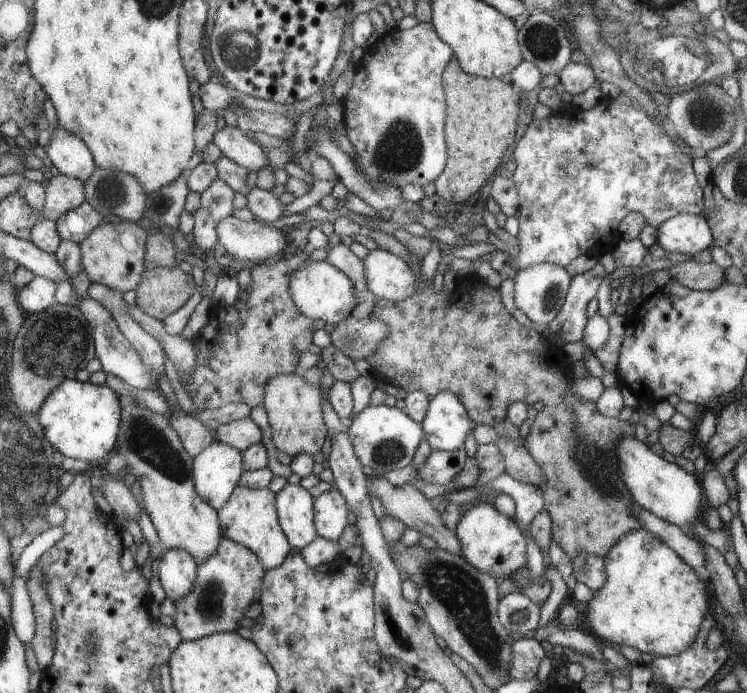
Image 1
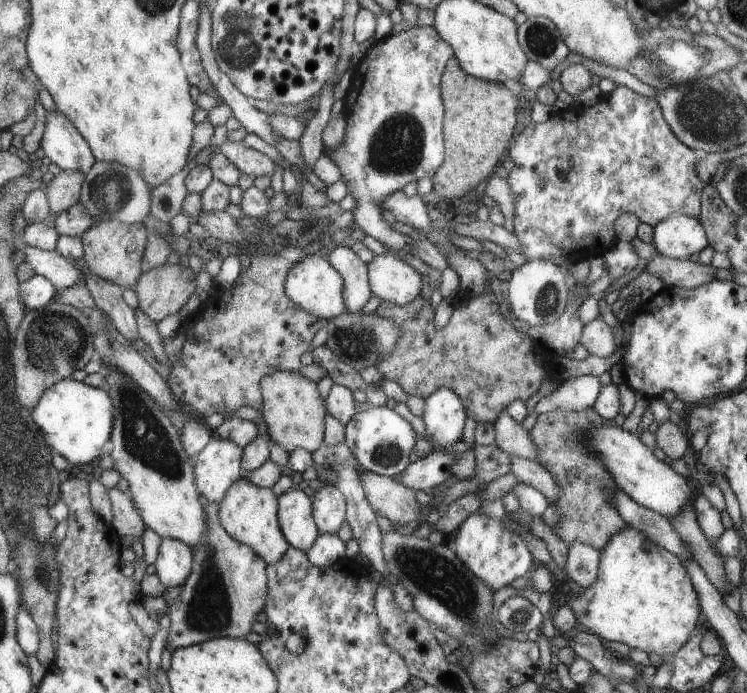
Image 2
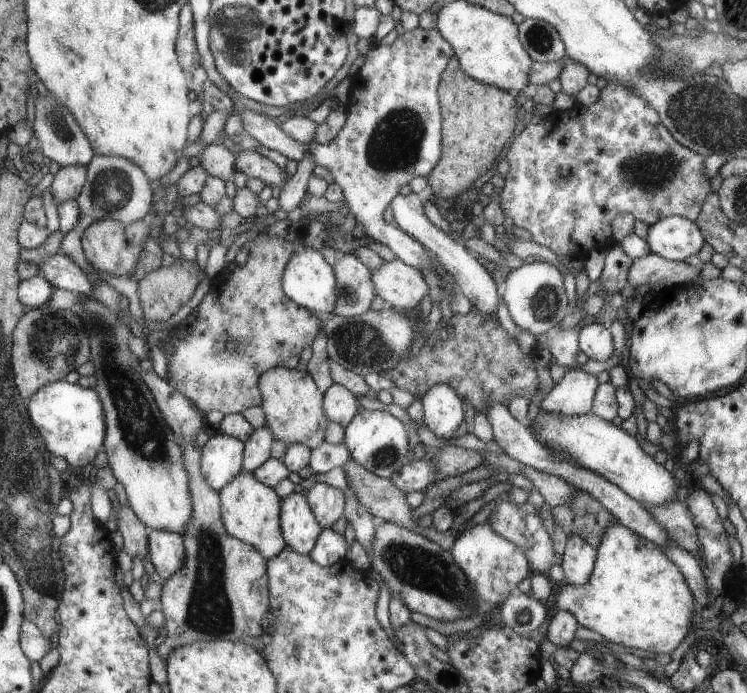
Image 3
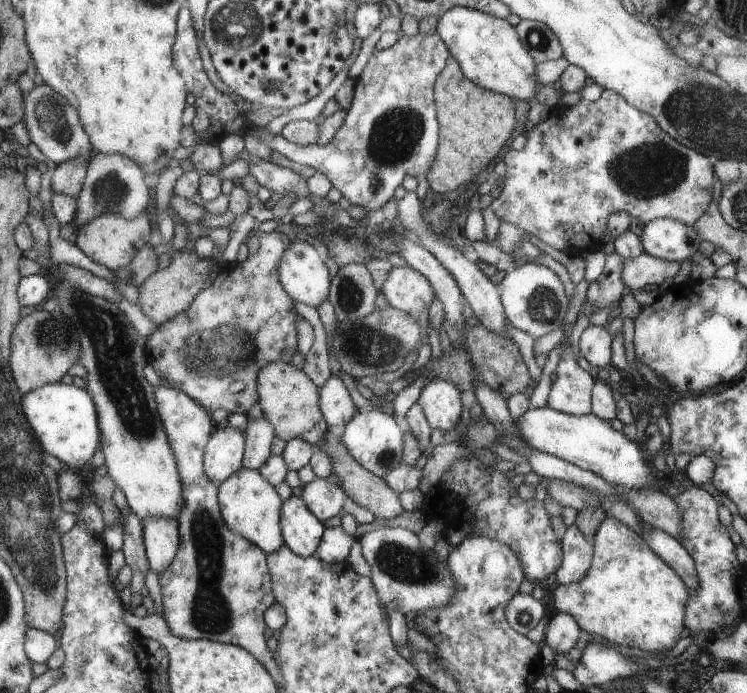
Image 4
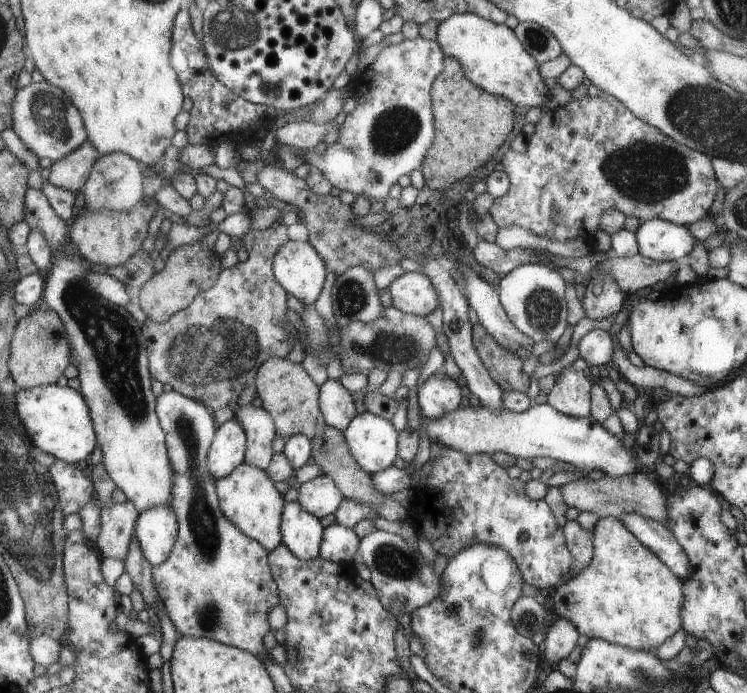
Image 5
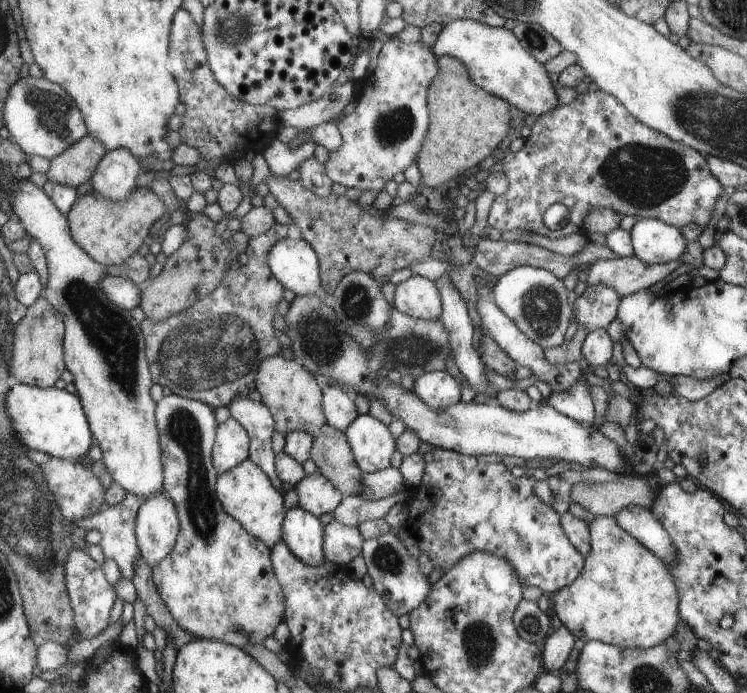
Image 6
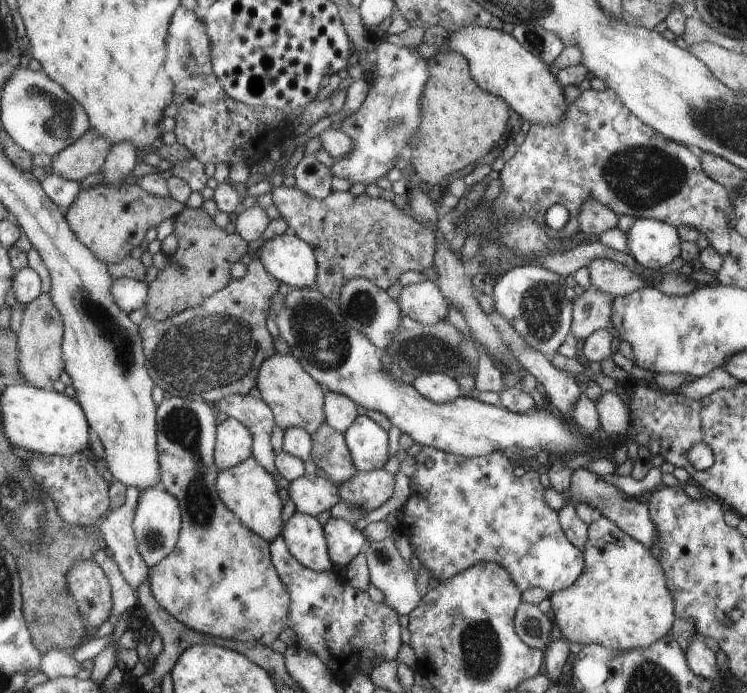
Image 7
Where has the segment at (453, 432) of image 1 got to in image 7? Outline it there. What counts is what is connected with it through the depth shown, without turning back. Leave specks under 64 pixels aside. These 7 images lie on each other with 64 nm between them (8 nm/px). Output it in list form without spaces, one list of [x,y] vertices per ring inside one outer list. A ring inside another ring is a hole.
[[[425,373],[419,374],[413,380],[413,388],[427,398],[427,400],[434,402],[434,404],[447,404],[459,397],[459,386],[453,378],[440,373]]]

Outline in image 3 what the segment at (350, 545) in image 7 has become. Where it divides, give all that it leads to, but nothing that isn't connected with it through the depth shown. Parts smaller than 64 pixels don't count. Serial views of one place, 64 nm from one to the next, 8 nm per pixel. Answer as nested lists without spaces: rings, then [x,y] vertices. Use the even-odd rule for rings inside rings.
[[[327,527],[318,536],[309,556],[318,565],[328,567],[344,558],[348,545],[348,540],[344,535]]]

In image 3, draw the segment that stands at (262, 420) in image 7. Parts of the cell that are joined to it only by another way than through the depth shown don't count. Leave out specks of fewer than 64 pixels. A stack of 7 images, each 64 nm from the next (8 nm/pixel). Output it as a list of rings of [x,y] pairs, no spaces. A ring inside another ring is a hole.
[[[267,425],[253,429],[247,437],[245,450],[242,452],[242,470],[252,472],[269,459],[269,447],[273,442],[273,434]]]

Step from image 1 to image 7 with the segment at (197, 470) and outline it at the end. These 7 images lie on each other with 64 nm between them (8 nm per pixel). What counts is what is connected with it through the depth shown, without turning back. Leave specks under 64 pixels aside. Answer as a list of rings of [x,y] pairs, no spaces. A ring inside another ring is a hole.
[[[228,417],[218,427],[214,460],[218,472],[243,463],[251,455],[253,437],[235,418]]]

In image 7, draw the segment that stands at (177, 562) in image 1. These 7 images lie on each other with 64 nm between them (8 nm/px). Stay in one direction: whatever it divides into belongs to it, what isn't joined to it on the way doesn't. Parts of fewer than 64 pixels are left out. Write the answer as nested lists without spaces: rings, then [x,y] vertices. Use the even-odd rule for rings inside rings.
[[[159,484],[147,488],[138,496],[135,516],[133,516],[133,535],[136,541],[137,552],[144,564],[151,568],[174,551],[178,541],[178,533],[181,531],[182,516],[178,501],[169,492],[166,492]]]

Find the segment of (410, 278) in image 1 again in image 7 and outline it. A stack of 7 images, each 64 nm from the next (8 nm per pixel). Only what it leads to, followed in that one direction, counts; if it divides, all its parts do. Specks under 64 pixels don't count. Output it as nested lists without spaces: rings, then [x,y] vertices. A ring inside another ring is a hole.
[[[431,280],[403,286],[395,302],[400,315],[421,324],[437,324],[447,316],[447,300]]]

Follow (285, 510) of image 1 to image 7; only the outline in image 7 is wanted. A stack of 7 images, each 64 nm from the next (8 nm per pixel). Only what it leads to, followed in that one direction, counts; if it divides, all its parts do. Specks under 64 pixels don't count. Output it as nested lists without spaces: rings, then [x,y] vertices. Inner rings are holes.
[[[295,511],[283,523],[280,534],[290,550],[291,556],[314,572],[331,570],[331,560],[327,552],[325,530],[313,518]]]

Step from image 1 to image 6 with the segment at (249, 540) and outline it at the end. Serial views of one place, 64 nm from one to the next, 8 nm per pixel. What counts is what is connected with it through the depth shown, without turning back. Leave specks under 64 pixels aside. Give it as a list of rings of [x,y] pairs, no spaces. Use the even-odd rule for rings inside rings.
[[[243,459],[241,463],[230,468],[229,472],[218,474],[215,492],[221,500],[224,511],[238,520],[251,536],[267,544],[267,548],[273,547],[281,539],[281,520],[284,519],[285,512],[281,504],[281,494],[273,488],[269,478],[255,463]]]

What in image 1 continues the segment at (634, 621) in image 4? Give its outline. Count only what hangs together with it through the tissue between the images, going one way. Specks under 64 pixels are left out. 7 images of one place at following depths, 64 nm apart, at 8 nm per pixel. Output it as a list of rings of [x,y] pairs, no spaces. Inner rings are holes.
[[[639,527],[619,537],[604,556],[605,582],[594,591],[593,597],[580,605],[593,634],[609,640],[614,646],[625,644],[640,652],[657,656],[679,654],[699,634],[699,626],[709,612],[708,595],[703,578],[690,567],[673,549],[662,543],[655,535]]]

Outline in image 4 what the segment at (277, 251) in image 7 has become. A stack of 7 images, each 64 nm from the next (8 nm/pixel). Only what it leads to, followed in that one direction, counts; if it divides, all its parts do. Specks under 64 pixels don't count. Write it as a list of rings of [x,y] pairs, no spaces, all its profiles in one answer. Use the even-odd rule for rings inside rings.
[[[305,241],[292,242],[283,251],[278,262],[278,281],[295,303],[300,302],[316,308],[321,301],[327,300],[330,281],[323,259],[323,252]]]

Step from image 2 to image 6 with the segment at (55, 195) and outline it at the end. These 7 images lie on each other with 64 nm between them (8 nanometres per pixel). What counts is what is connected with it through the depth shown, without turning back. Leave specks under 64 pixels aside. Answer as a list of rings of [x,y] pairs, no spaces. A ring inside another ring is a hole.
[[[89,133],[76,140],[50,160],[46,178],[62,185],[76,187],[90,178],[106,148]]]

